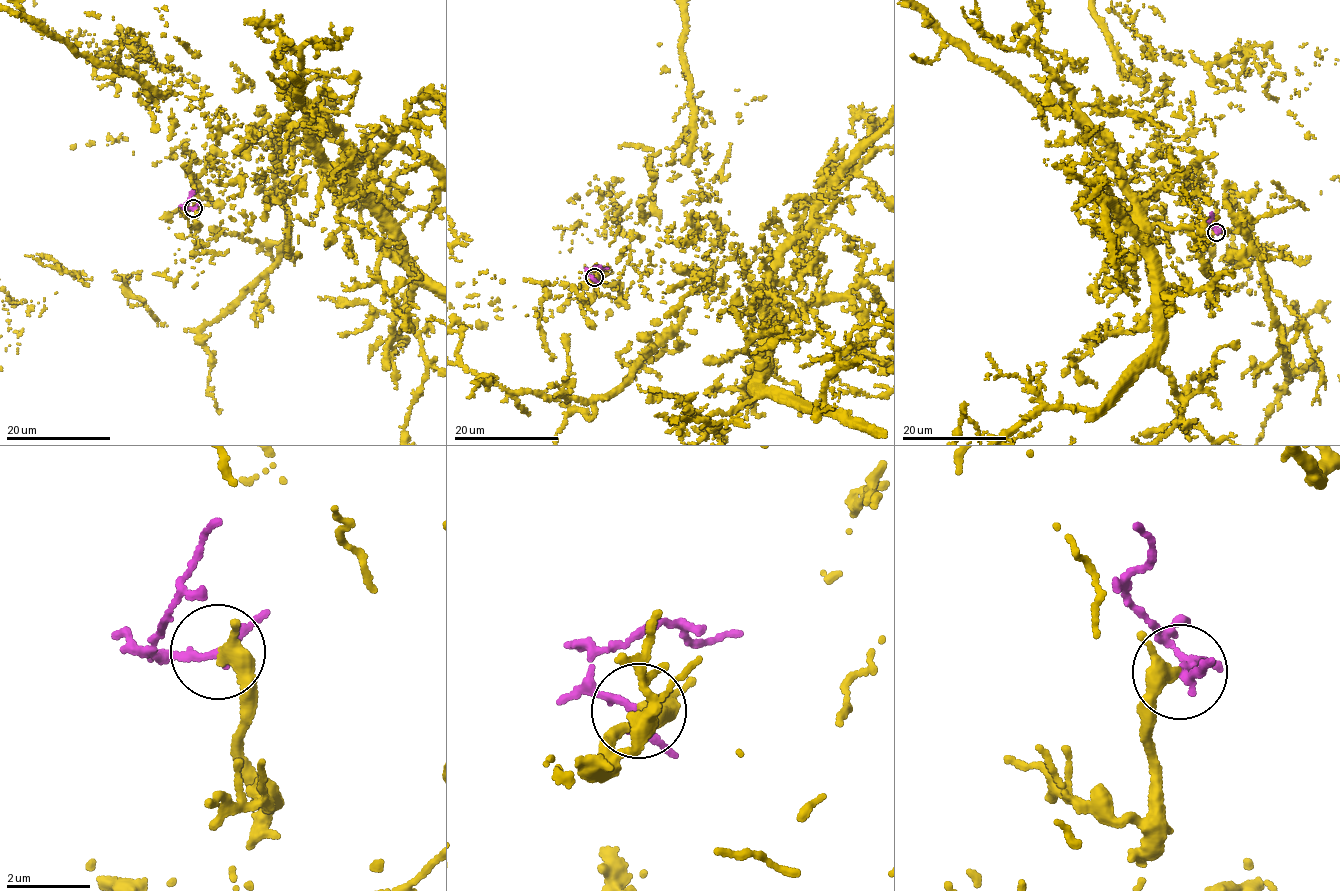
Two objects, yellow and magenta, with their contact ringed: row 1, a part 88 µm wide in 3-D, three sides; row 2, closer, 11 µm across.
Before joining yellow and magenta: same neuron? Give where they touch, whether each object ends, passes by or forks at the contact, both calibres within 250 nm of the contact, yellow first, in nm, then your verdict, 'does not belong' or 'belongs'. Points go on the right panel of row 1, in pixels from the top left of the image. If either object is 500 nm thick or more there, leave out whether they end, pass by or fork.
at (1216, 232); yellow passes by; magenta passes by; 320 nm thick on the yellow side, 190 nm on the other; belongs

